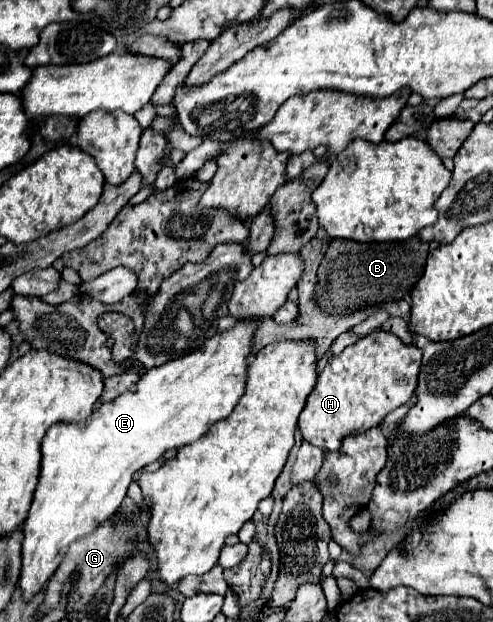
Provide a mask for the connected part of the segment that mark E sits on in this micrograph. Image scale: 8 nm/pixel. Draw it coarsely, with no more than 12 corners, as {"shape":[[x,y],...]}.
{"shape":[[261,322],[57,422],[25,522],[31,600],[137,470],[245,394]]}

